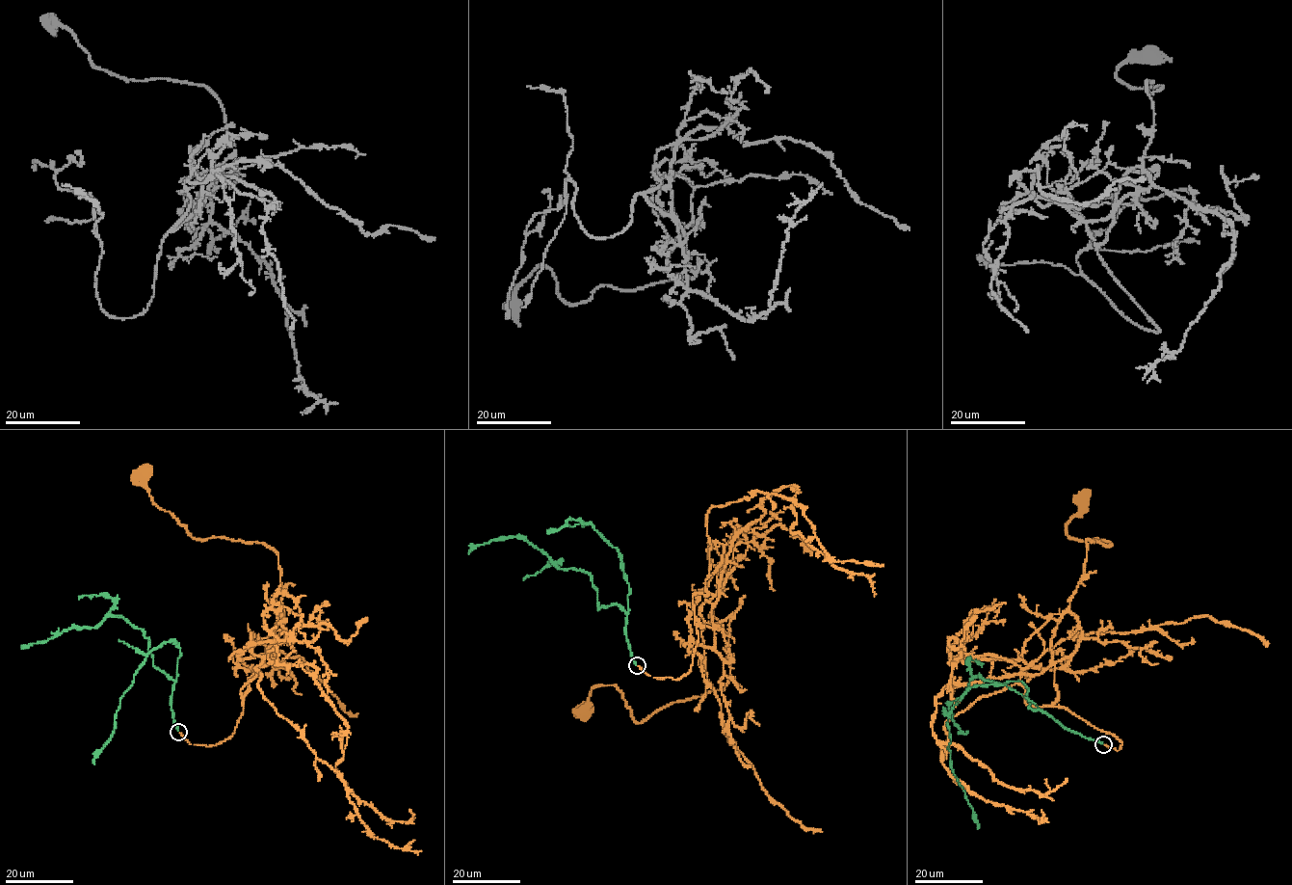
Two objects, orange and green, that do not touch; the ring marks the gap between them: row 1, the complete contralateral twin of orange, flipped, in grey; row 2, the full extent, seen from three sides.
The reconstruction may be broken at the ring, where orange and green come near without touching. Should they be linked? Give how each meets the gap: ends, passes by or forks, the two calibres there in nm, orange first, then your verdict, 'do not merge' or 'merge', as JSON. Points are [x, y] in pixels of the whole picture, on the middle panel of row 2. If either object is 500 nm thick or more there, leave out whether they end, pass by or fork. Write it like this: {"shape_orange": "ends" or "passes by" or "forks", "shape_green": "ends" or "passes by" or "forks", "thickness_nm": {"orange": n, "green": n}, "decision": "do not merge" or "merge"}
{"shape_orange": "ends", "shape_green": "ends", "thickness_nm": {"orange": 130, "green": 150}, "decision": "merge"}

